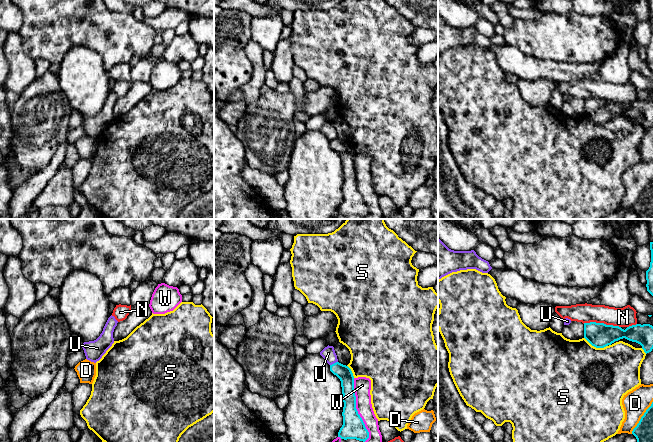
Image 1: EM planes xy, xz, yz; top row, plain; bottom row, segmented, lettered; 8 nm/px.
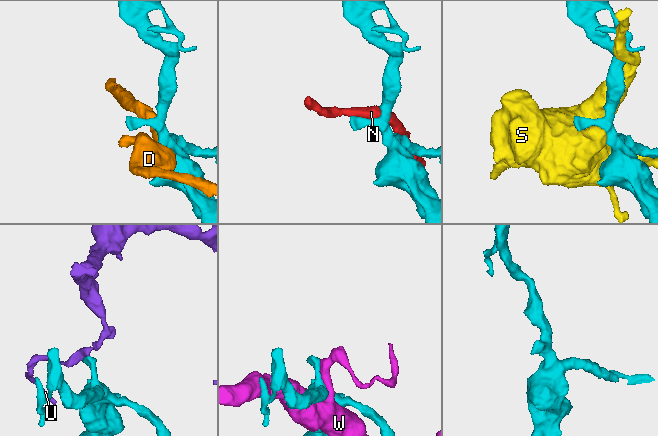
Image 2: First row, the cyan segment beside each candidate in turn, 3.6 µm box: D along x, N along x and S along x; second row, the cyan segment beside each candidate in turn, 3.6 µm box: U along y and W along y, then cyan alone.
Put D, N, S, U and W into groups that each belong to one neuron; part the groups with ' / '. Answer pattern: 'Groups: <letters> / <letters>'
Groups: D / N / S / U / W

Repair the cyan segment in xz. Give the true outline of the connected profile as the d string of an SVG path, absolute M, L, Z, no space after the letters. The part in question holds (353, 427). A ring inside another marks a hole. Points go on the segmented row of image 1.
M339 362L330 365L330 371L341 381L343 394L343 425L338 432L341 439L356 439L365 442L369 432L356 409L356 396L354 390L354 376L351 369Z

